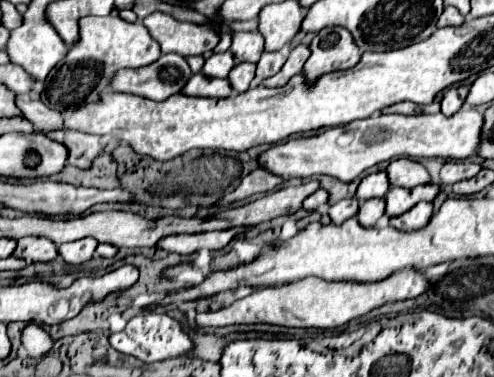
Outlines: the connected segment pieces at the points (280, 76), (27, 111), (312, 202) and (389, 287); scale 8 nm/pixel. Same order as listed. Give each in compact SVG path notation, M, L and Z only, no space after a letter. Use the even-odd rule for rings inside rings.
M302 43L302 45L294 47L294 51L290 53L290 57L288 57L288 61L284 63L284 67L282 67L276 75L272 75L270 79L260 81L260 85L266 85L266 87L283 87L296 73L302 71L302 65L306 63L308 55L310 55L308 45Z
M18 95L16 103L20 103L20 111L24 111L24 117L34 123L36 131L58 131L64 129L64 121L60 111L54 111L46 107L42 101L30 101L28 97L24 99Z
M318 189L316 193L312 193L310 197L306 197L306 201L304 201L304 209L308 209L308 211L316 211L316 209L320 209L320 207L324 207L324 205L328 205L328 199L330 199L330 195L328 195L328 191L326 189Z
M404 269L384 281L376 281L376 283L354 283L354 281L324 281L320 277L304 277L300 281L292 281L288 285L274 285L274 287L264 287L258 289L254 293L250 293L244 299L234 301L228 307L222 307L218 311L206 311L206 313L198 313L196 315L196 325L198 327L226 327L226 325L236 325L236 323L270 323L270 325L284 325L284 327L320 327L320 329L332 329L332 327L340 327L356 317L366 315L368 311L384 305L384 303L392 303L392 301L400 301L400 299L414 299L416 295L424 293L424 287L428 287L428 283L424 283L424 275L420 275L420 271L416 269Z

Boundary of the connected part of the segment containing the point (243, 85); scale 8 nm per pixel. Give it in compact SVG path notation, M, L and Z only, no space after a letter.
M238 63L238 65L234 65L230 75L228 75L228 81L230 81L232 89L236 93L246 91L250 87L250 81L254 79L254 71L256 71L254 63Z

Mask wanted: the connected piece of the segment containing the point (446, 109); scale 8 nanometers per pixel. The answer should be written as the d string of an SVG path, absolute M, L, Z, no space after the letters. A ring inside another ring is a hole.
M452 87L450 91L446 91L442 99L442 113L446 117L452 117L464 105L466 97L468 97L468 87Z

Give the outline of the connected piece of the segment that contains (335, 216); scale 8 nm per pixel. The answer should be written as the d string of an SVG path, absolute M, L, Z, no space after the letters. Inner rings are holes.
M342 199L342 201L338 201L338 203L334 203L332 207L330 207L330 211L328 211L328 215L332 217L332 221L334 223L344 223L346 219L350 219L350 217L354 217L356 213L358 213L358 209L360 209L360 203L358 203L358 199Z

